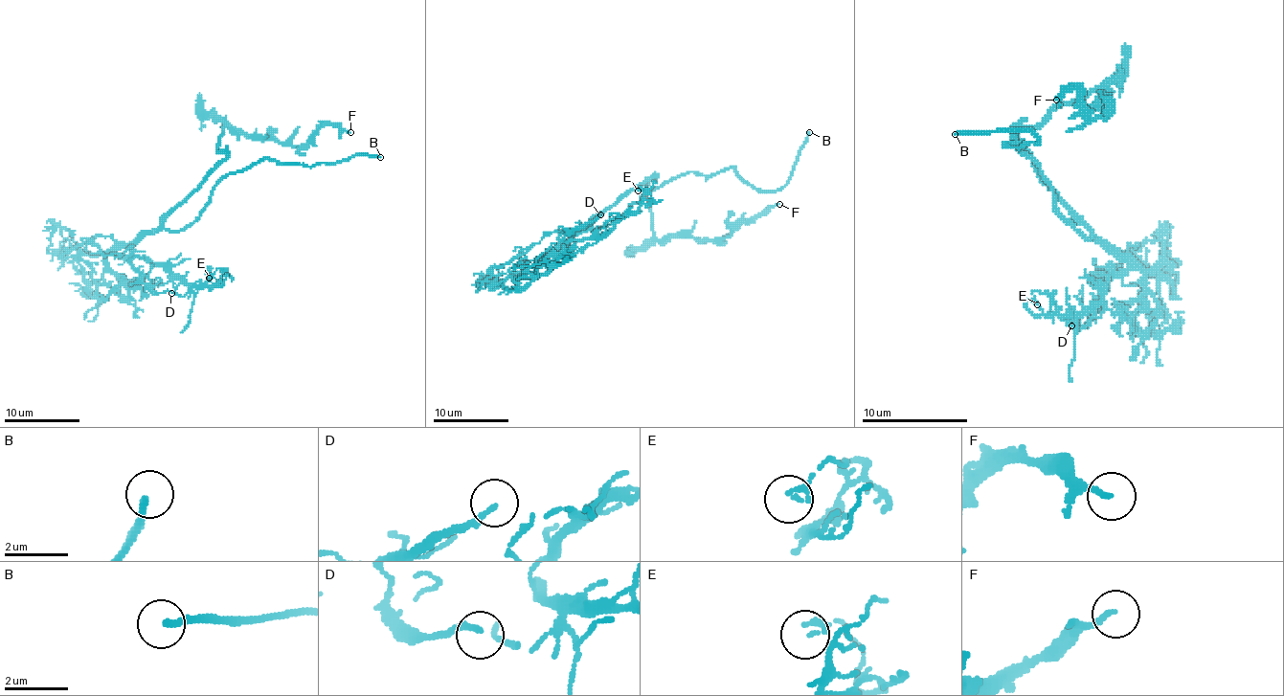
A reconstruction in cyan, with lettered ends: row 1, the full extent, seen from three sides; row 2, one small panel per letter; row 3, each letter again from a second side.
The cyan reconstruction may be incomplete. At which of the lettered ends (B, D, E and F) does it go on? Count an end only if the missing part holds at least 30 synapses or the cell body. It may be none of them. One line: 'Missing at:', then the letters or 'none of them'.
Missing at: B

